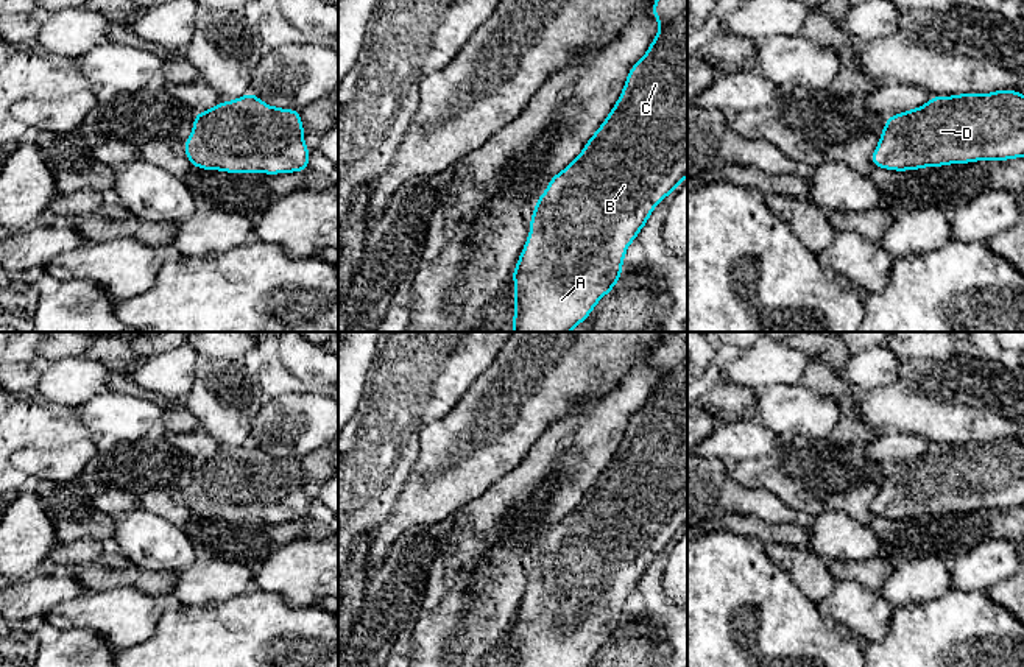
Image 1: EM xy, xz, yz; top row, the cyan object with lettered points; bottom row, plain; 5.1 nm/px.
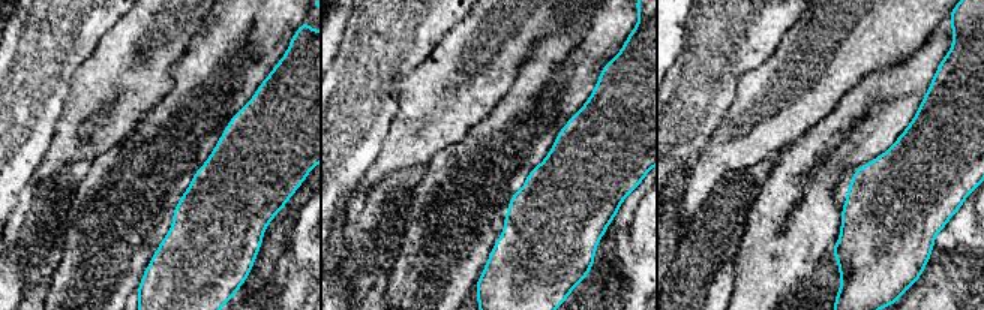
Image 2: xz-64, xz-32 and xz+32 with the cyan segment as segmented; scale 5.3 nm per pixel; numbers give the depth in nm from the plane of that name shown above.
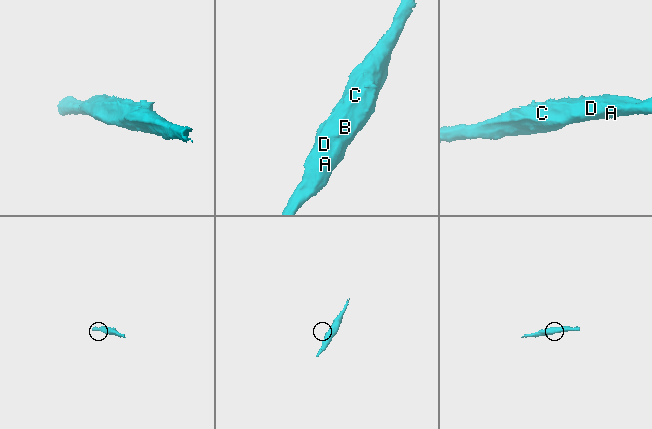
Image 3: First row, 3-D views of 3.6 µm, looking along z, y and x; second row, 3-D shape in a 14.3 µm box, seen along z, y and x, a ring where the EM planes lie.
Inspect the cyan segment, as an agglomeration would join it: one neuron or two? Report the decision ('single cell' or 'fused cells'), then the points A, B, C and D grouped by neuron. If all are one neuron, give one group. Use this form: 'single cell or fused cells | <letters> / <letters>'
single cell | A B C D

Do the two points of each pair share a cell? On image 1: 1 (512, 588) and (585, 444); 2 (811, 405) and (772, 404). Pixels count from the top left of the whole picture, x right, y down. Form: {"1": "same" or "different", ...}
{"1": "same", "2": "same"}

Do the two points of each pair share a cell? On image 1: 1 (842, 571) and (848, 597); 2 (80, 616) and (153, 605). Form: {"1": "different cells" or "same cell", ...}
{"1": "different cells", "2": "same cell"}

